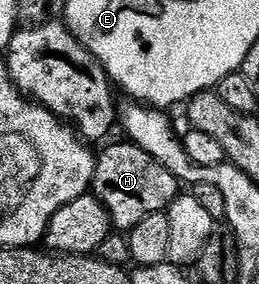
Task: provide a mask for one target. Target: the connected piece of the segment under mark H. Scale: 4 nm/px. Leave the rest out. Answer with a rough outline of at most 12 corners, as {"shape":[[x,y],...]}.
{"shape":[[136,143],[98,152],[91,191],[130,233],[181,184]]}

